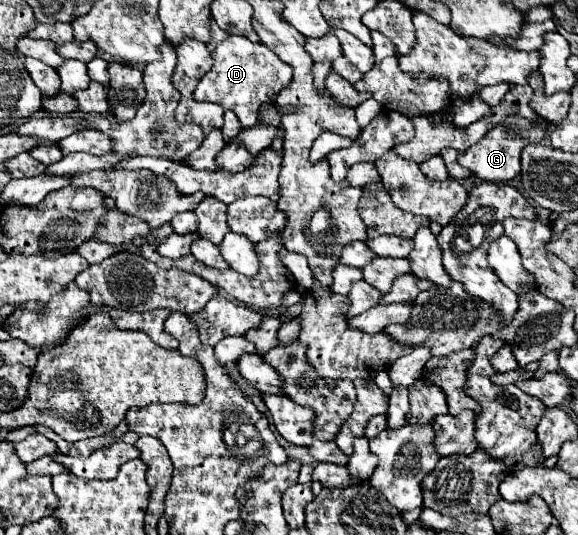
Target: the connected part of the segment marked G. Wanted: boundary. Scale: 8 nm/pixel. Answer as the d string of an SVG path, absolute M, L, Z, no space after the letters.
M519 115L515 117L507 117L503 121L513 121L509 125L495 125L479 143L471 145L471 149L467 149L461 157L459 157L459 165L463 165L465 169L469 169L475 177L479 177L481 181L491 181L491 183L507 183L511 179L515 179L521 171L521 151L525 145L529 143L537 143L545 137L545 129L547 123L531 123Z

